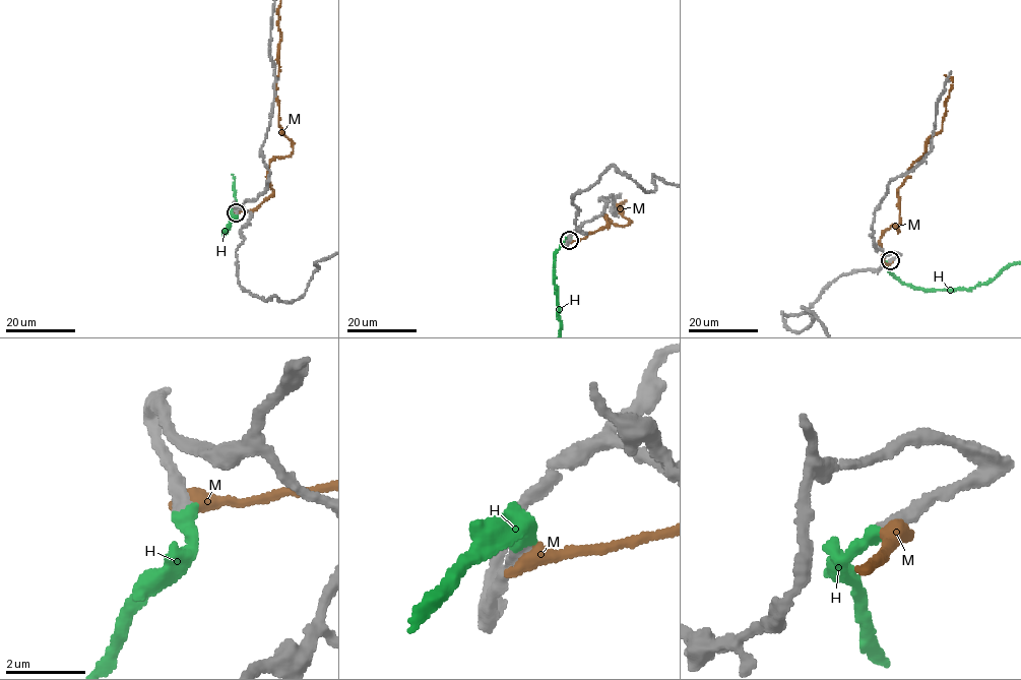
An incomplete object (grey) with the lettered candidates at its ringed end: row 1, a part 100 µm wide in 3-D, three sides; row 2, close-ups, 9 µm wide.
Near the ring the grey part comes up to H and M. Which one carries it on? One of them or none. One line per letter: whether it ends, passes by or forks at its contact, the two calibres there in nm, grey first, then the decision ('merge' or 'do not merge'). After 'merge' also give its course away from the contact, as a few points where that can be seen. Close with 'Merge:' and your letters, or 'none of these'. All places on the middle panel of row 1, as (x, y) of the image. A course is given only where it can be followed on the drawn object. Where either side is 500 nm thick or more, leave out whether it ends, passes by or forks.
H: it ends | 380/360 nm | merge
M: it ends | 400/480 nm | do not merge
Merge: H

